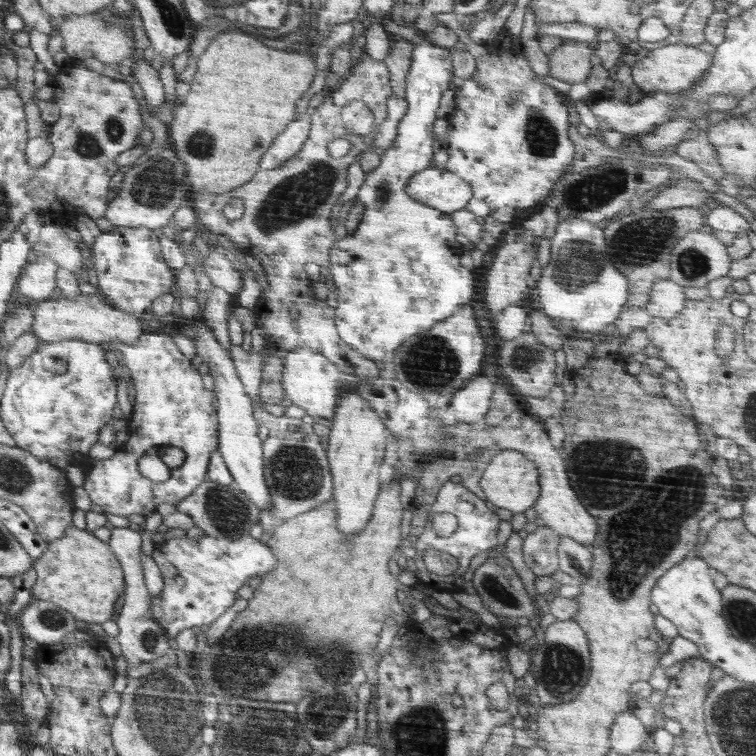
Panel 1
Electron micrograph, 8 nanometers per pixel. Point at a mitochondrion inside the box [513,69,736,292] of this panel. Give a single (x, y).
(638, 242)

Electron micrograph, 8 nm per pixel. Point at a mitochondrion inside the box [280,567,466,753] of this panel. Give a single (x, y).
(324, 715)

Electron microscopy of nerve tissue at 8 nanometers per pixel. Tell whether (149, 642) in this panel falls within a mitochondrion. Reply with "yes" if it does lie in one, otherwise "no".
yes

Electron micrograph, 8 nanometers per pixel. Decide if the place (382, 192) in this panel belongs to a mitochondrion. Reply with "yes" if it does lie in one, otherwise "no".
yes

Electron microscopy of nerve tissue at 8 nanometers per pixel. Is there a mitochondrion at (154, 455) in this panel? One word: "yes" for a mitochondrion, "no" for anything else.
no

